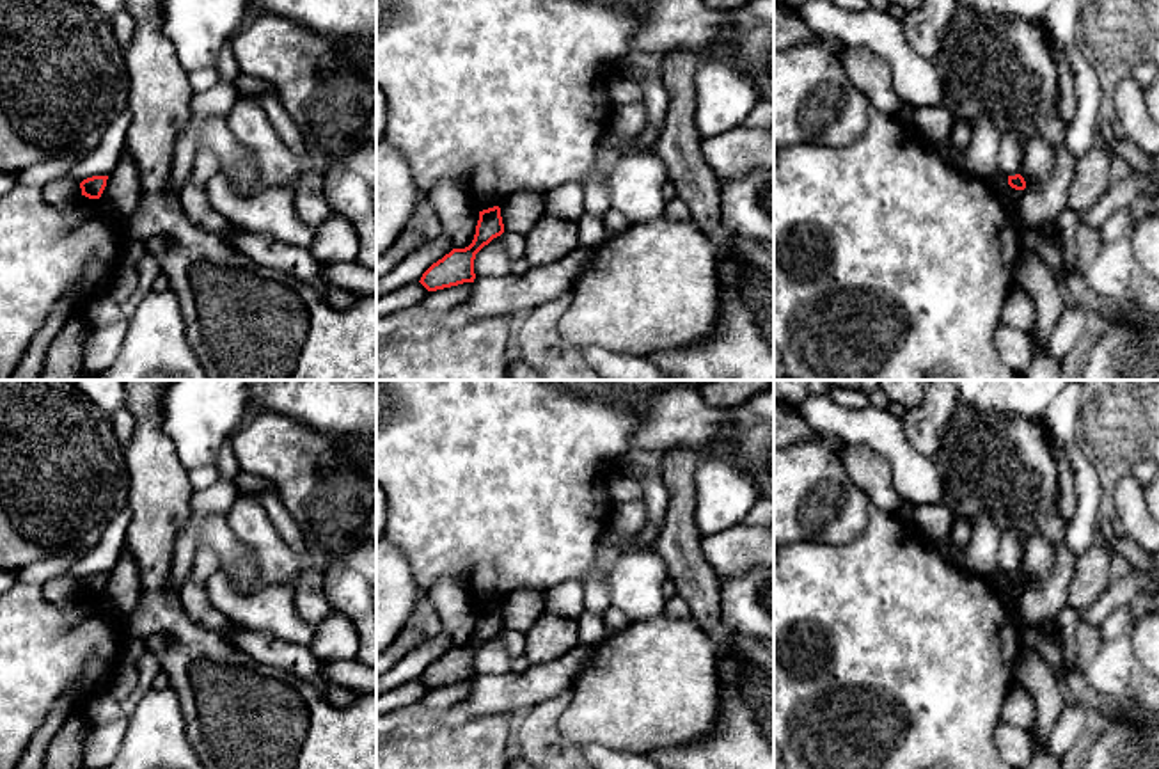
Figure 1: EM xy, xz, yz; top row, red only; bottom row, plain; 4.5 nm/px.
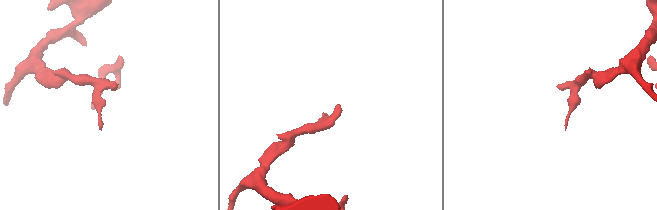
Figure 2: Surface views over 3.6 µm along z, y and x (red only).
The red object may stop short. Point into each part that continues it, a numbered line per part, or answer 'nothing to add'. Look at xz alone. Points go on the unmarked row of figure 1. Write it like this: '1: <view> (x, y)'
nothing to add

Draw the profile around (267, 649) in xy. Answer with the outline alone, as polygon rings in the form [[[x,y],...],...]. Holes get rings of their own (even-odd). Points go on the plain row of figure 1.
[[[236,627],[225,636],[225,639],[261,664],[286,670],[311,682],[323,693],[328,689],[328,682],[323,675],[323,664],[309,652],[307,646],[245,627]]]

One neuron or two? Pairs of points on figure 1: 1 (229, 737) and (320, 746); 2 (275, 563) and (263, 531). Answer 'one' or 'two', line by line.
1: one
2: one

